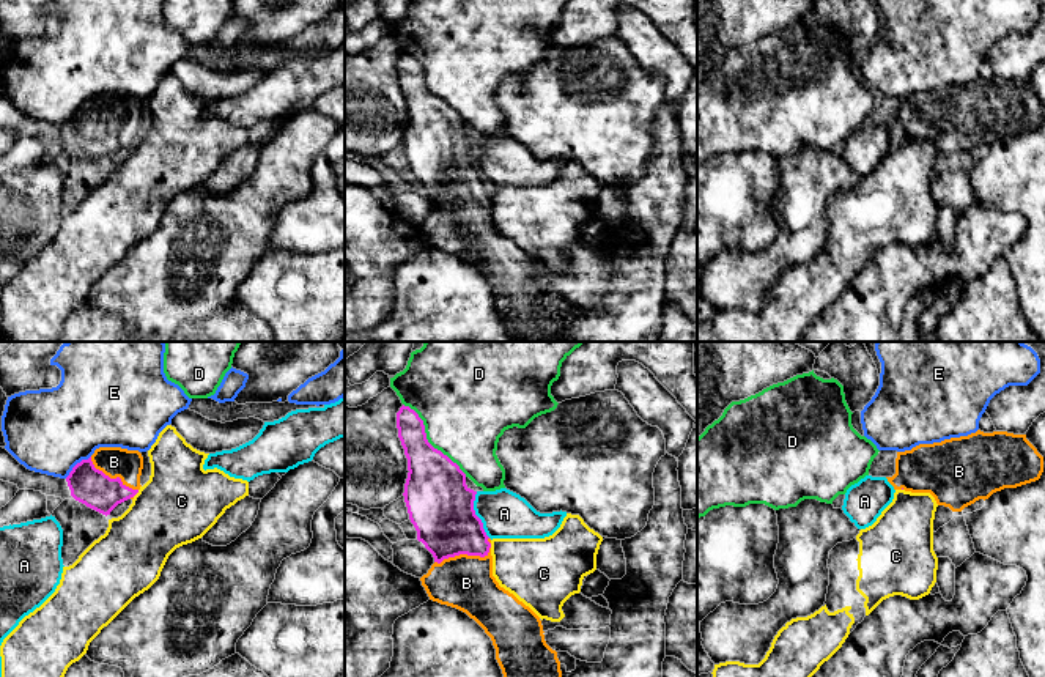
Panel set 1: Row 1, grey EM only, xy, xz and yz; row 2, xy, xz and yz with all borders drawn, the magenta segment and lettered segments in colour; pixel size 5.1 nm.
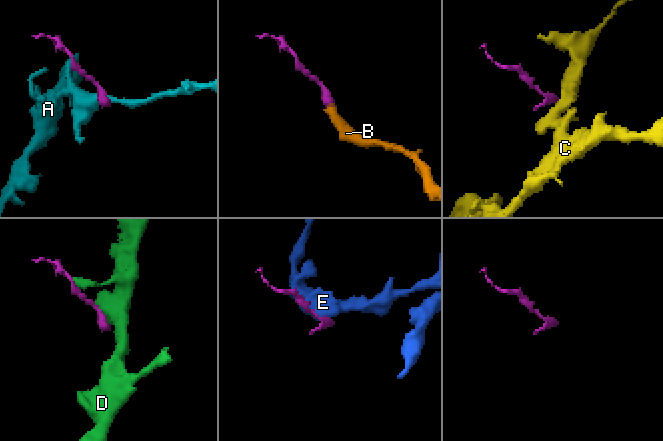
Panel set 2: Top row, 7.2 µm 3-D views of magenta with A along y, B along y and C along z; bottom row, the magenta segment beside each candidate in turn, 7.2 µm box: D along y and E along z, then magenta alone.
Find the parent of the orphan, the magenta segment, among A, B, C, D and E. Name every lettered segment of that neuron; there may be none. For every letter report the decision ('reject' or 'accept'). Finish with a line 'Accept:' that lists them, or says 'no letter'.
A: reject
B: accept
C: reject
D: reject
E: reject
Accept: B

